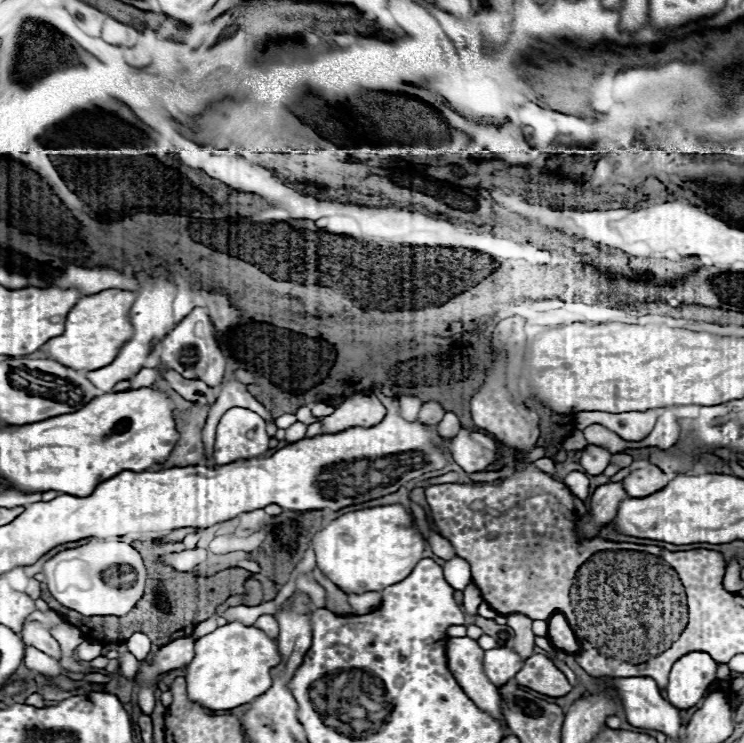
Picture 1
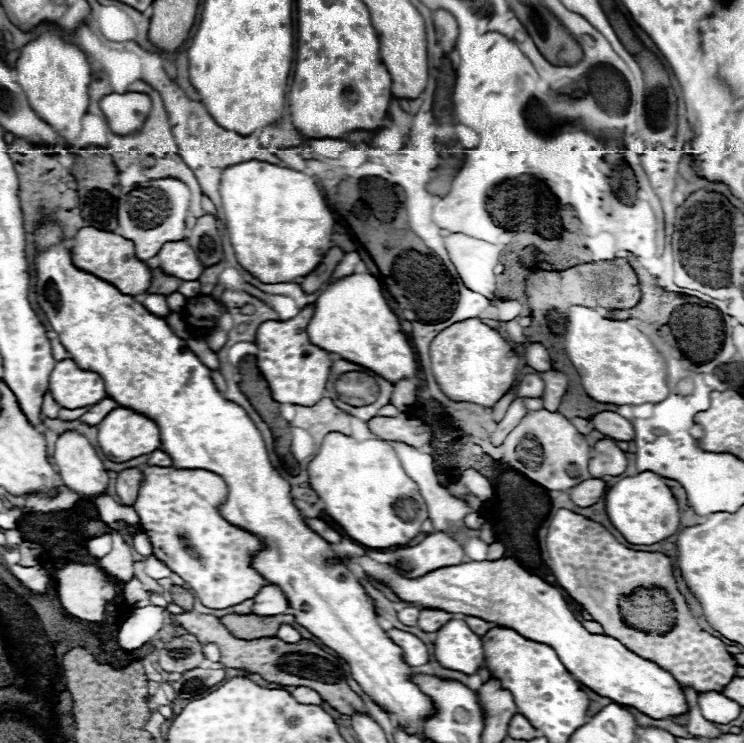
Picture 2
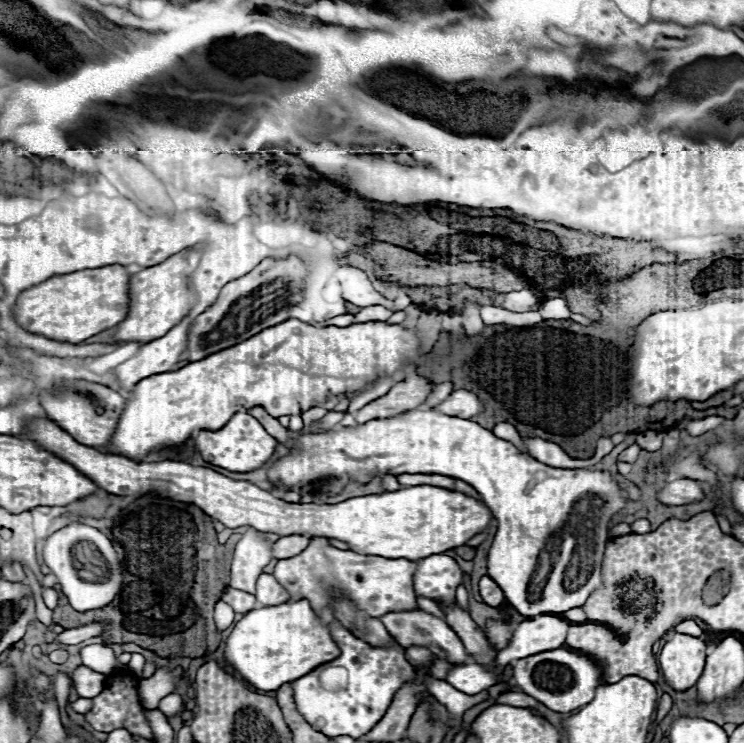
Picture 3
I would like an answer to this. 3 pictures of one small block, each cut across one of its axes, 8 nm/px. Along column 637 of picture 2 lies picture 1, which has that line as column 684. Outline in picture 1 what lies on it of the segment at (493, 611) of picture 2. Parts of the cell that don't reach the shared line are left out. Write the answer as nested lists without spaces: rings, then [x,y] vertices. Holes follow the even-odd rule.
[[[688,652],[680,660],[676,660],[670,670],[670,678],[668,678],[668,686],[666,686],[668,700],[670,700],[670,704],[674,704],[680,710],[692,708],[706,694],[708,686],[714,680],[716,680],[716,664],[710,664],[710,656],[706,652]]]

